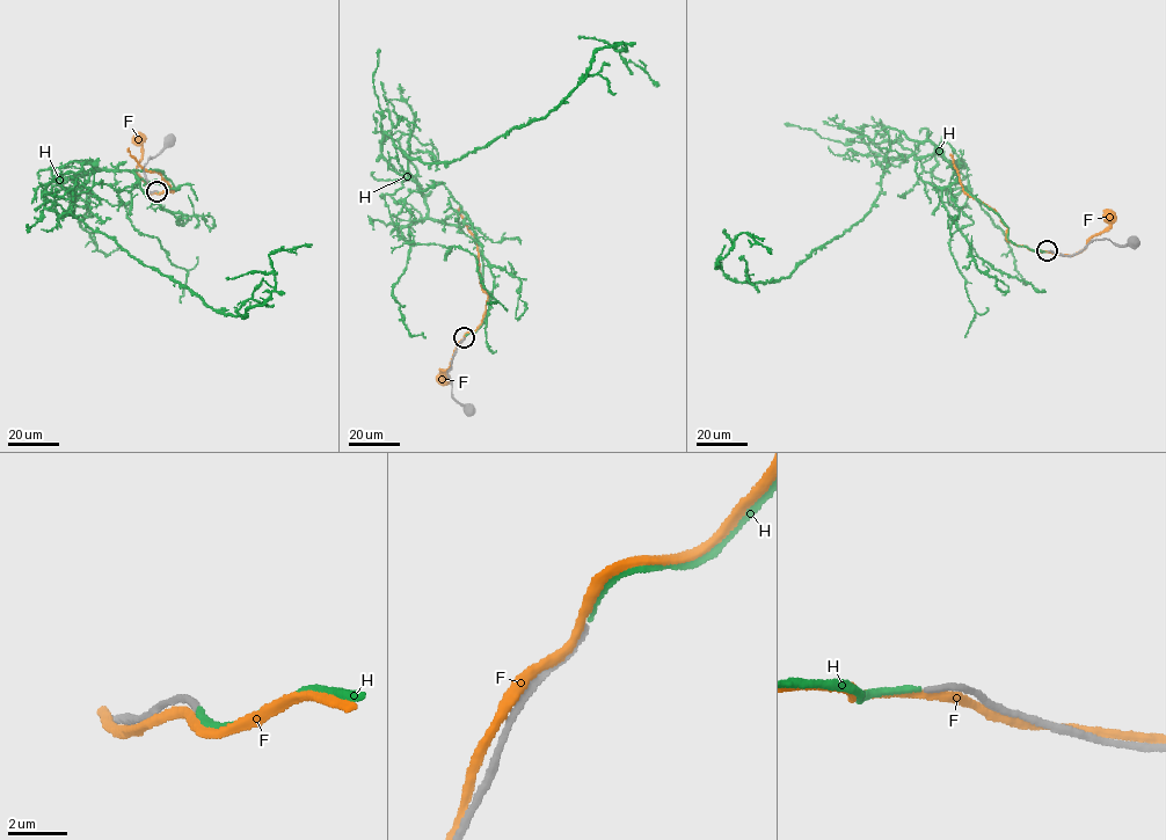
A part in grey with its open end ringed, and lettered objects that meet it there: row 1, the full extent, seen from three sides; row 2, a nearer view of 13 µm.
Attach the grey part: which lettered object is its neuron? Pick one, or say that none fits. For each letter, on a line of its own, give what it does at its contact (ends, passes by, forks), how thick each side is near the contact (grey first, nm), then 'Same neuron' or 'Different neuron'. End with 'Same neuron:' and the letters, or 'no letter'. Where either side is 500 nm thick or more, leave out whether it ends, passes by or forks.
F: It passes by. Thickness 320 nm (grey) against 280 nm. Different neuron
H: It ends there. Thickness 220 nm (grey) against 190 nm. Same neuron
Same neuron: H

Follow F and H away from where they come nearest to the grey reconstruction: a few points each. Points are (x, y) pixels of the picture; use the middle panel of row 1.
F: (464, 338), (458, 344), (449, 369), (441, 371), (444, 382), (444, 378)
H: (465, 337), (489, 304), (478, 246), (429, 218), (383, 134), (458, 160), (545, 116), (621, 42), (656, 86)

